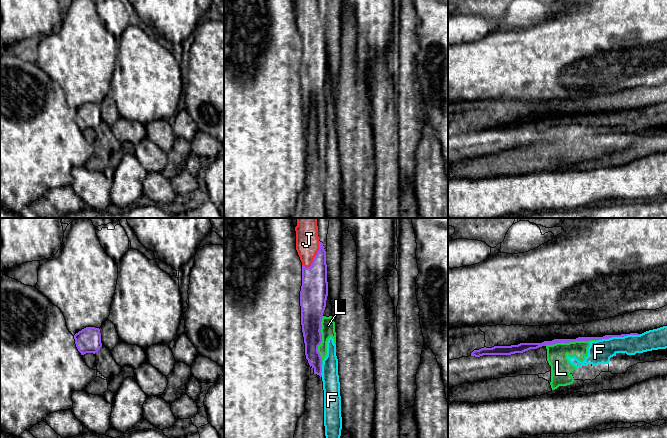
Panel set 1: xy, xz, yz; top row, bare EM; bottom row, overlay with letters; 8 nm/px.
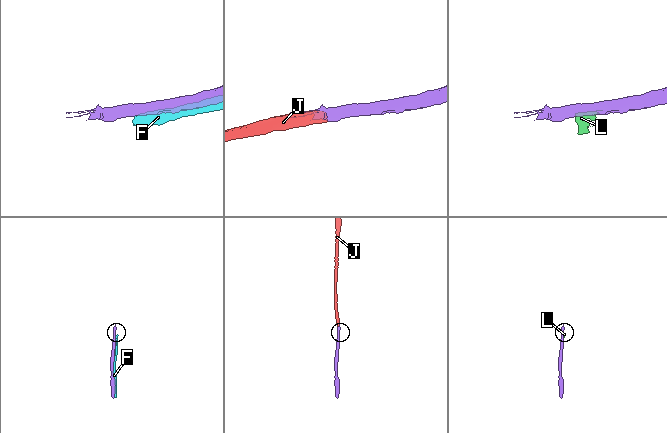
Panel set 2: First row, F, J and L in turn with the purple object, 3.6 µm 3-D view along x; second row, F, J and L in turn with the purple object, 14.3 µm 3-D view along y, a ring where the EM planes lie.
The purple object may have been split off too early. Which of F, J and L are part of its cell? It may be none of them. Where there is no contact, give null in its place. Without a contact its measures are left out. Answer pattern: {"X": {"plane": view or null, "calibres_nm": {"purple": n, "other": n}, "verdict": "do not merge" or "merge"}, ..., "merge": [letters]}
{"F": {"plane": "yz", "calibres_nm": {"purple": 30, "other": 190}, "verdict": "do not merge"}, "J": {"plane": "xz", "calibres_nm": {"purple": 200, "other": 190}, "verdict": "merge"}, "L": {"plane": "yz", "calibres_nm": {"purple": 40, "other": 160}, "verdict": "do not merge"}, "merge": ["J"]}

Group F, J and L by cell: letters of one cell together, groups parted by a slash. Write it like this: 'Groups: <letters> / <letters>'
Groups: F L / J

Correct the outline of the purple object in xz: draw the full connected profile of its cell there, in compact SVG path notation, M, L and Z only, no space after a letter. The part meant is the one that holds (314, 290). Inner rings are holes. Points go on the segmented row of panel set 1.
M297 218L296 250L302 262L302 286L300 291L301 325L305 343L305 355L314 374L322 377L322 358L318 346L322 342L321 322L328 296L326 251L319 241L317 218Z

